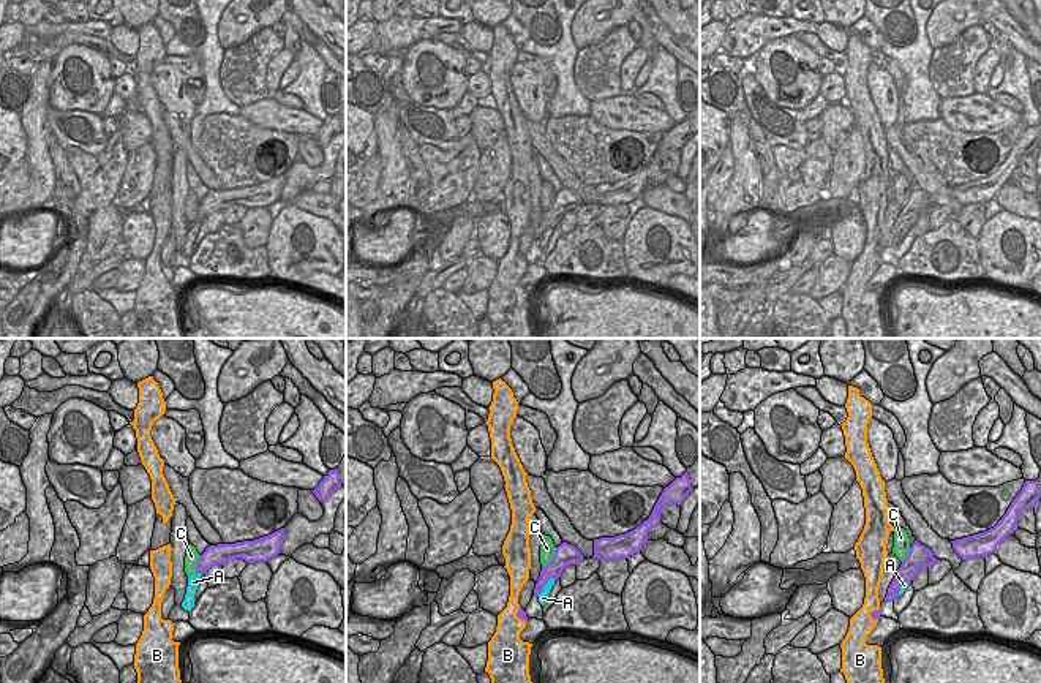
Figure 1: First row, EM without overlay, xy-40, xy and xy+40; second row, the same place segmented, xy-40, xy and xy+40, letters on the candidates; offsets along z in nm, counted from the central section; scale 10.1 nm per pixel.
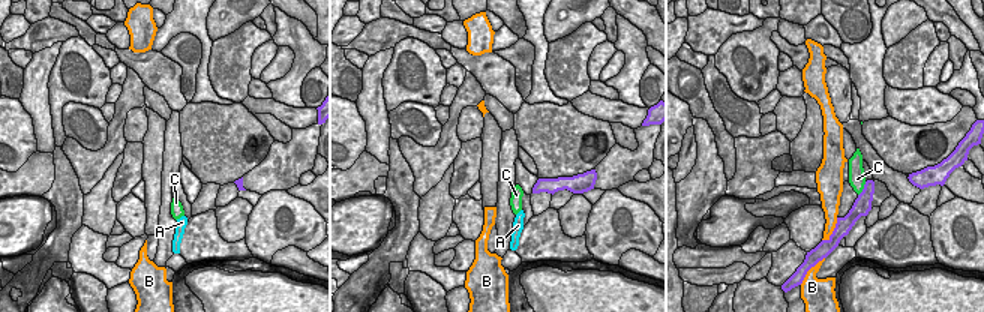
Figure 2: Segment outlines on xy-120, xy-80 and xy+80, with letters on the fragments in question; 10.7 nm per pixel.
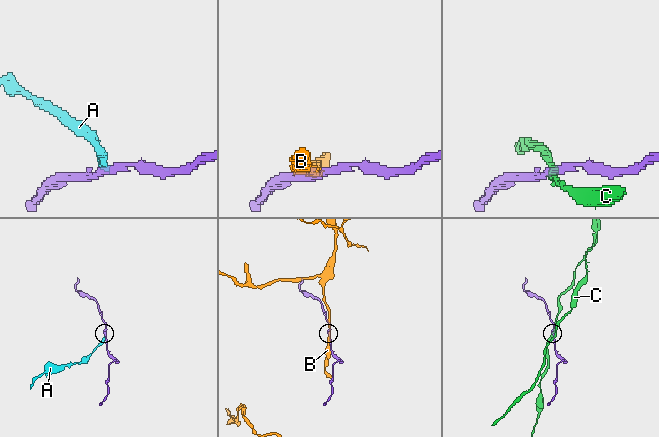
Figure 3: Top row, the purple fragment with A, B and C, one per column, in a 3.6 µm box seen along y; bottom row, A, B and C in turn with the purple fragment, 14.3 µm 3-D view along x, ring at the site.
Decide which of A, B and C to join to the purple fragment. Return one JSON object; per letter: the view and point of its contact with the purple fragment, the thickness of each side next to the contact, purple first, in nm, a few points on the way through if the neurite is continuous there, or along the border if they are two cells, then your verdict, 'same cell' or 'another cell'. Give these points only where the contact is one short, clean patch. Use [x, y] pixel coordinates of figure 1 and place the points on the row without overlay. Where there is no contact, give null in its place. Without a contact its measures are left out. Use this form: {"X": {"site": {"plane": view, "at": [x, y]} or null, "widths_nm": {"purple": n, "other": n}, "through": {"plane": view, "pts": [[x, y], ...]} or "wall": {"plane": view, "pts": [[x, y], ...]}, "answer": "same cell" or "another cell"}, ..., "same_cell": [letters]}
{"A": {"site": {"plane": "xy", "at": [545, 230]}, "widths_nm": {"purple": 180, "other": 100}, "wall": {"plane": "xy", "pts": [[553, 223], [537, 241]]}, "answer": "another cell"}, "B": {"site": {"plane": "xy+40", "at": [871, 261]}, "widths_nm": {"purple": 90, "other": 240}, "answer": "another cell"}, "C": {"site": {"plane": "xy", "at": [553, 204]}, "widths_nm": {"purple": 220, "other": 160}, "wall": {"plane": "xy", "pts": [[556, 193], [552, 204], [542, 212]]}, "answer": "another cell"}, "same_cell": []}

